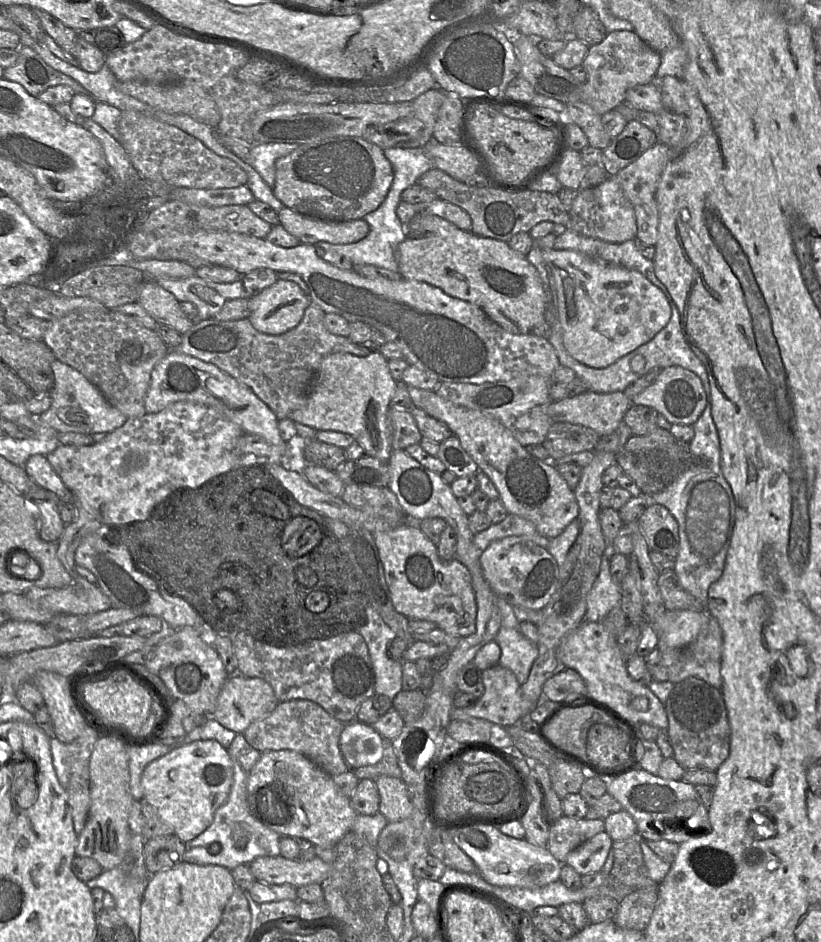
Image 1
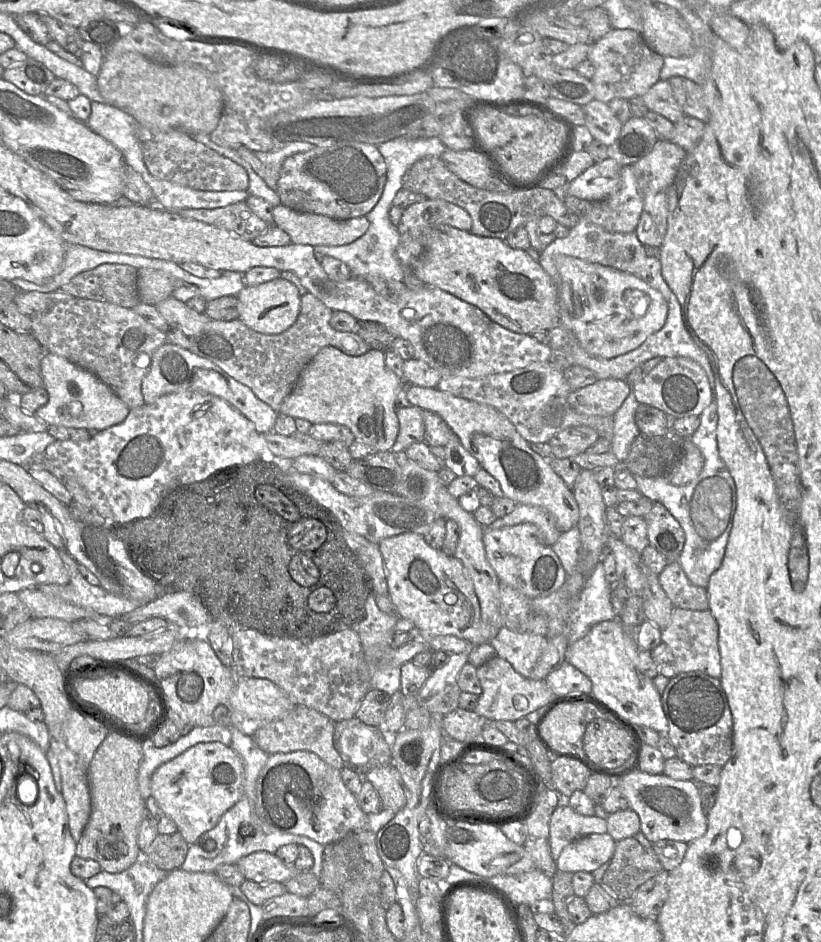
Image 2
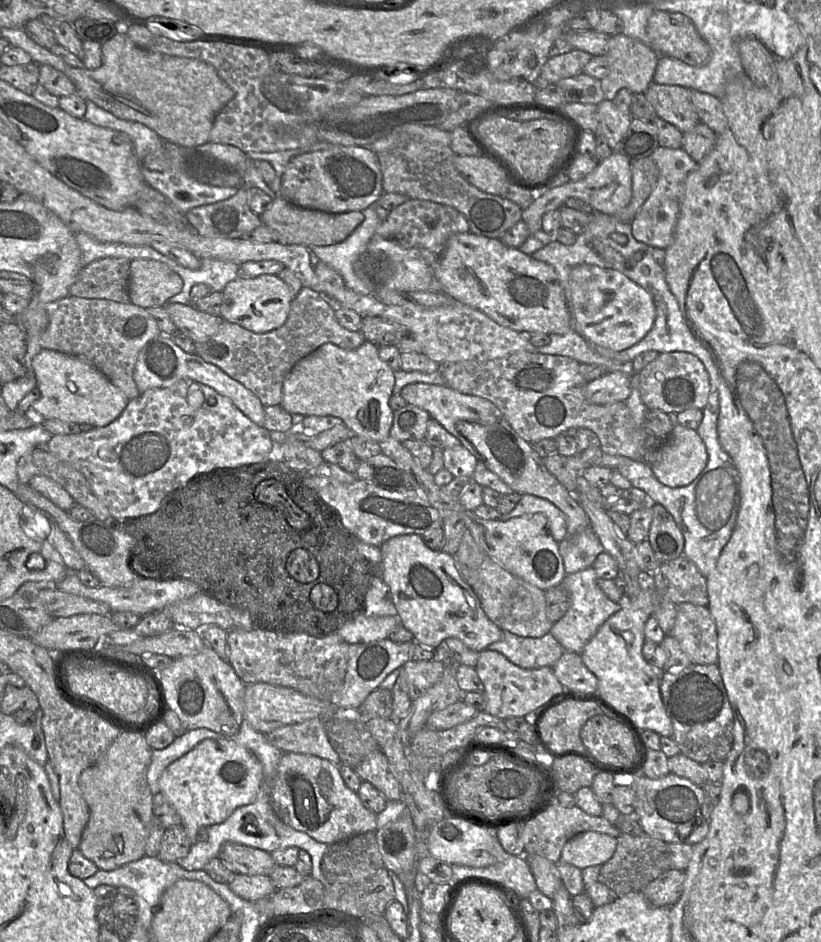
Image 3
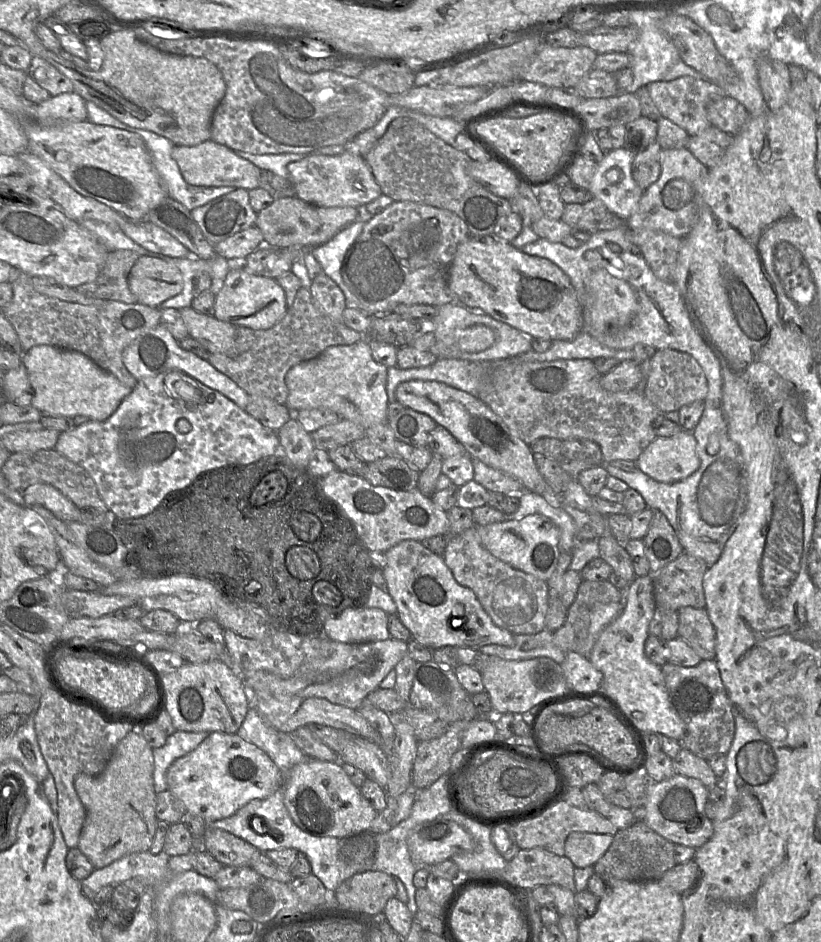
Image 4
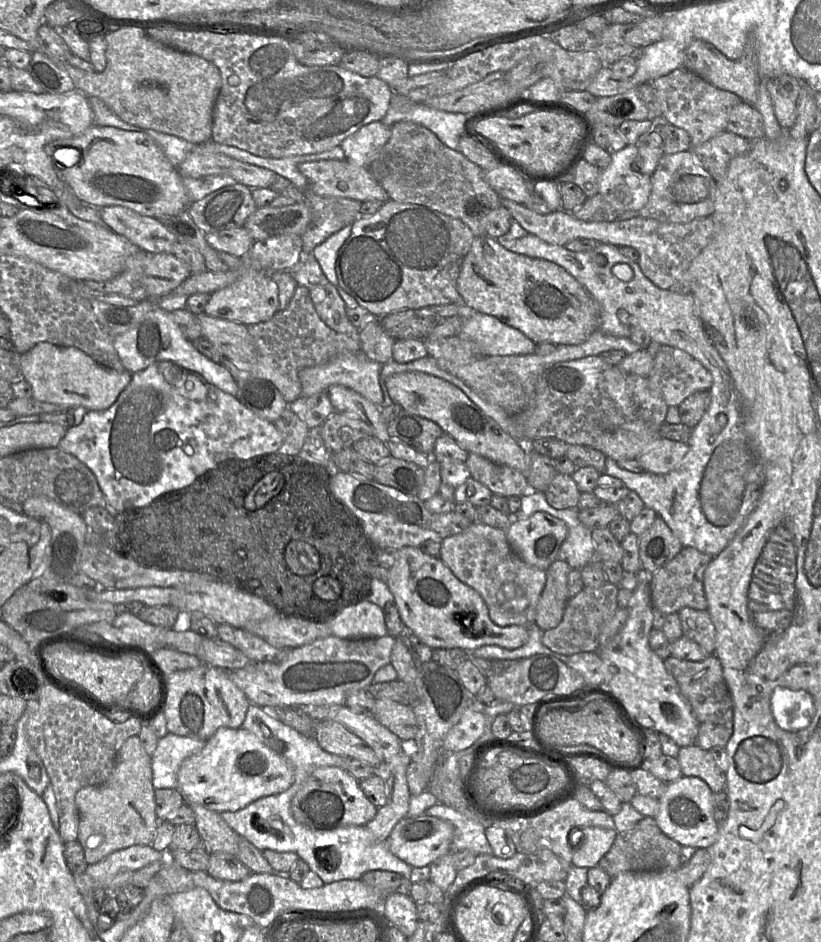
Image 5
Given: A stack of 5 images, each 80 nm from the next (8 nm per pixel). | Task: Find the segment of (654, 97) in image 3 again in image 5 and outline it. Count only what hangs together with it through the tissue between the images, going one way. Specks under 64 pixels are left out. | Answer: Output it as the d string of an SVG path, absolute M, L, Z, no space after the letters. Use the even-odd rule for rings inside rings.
M684 66L651 81L651 84L662 116L670 124L688 132L691 146L698 146L726 131L730 111L743 102L738 95L714 86Z

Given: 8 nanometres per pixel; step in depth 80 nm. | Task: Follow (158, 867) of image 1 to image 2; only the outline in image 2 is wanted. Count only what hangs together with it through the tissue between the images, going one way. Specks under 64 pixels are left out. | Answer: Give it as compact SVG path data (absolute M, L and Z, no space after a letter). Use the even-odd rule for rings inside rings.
M177 831L172 834L158 834L142 856L158 868L172 871L180 868L186 859L189 844Z

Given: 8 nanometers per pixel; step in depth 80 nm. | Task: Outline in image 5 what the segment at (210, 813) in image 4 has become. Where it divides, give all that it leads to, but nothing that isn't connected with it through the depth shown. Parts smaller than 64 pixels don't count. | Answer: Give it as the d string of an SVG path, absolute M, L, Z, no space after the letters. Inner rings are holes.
M220 727L200 752L182 762L177 780L177 789L185 803L197 803L221 814L241 810L257 799L284 792L294 782L294 769L249 730Z

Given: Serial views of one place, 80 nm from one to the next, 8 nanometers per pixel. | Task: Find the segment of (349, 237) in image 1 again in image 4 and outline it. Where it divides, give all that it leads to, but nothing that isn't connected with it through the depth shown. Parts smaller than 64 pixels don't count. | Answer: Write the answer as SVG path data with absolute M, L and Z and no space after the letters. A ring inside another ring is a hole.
M298 197L276 199L264 210L257 213L255 226L263 236L265 245L275 248L316 247L330 241L340 230L358 217L354 207L317 207Z

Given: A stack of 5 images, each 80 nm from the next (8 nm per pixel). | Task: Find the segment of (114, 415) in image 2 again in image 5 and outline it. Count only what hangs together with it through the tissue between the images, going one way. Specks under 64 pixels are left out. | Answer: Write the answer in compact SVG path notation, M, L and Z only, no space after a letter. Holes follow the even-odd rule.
M41 342L19 356L21 372L33 390L33 398L61 408L79 406L88 411L104 411L111 407L129 385L132 374L120 373L97 363L92 357L75 347L57 346Z

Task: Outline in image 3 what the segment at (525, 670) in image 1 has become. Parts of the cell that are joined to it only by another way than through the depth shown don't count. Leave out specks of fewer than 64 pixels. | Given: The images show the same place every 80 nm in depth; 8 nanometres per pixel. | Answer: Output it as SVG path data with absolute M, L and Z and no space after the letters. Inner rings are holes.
M503 631L502 639L490 644L487 650L501 653L523 669L554 667L564 652L550 631L538 638L521 637Z

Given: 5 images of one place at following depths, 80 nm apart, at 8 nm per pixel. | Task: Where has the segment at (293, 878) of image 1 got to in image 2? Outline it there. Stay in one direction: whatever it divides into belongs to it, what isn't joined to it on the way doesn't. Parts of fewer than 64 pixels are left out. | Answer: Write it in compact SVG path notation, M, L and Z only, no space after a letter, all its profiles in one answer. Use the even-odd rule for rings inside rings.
M267 851L253 852L243 858L241 858L236 866L245 876L246 879L263 882L263 881L275 881L285 883L287 880L297 876L301 871L294 864L286 864L275 854Z

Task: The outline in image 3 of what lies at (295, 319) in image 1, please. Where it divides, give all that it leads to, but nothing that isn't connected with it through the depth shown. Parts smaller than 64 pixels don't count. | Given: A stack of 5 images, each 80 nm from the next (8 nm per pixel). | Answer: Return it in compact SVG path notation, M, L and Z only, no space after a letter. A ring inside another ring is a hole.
M240 275L225 286L222 295L220 317L255 333L270 332L284 325L294 299L290 287L277 275L261 275L256 278Z

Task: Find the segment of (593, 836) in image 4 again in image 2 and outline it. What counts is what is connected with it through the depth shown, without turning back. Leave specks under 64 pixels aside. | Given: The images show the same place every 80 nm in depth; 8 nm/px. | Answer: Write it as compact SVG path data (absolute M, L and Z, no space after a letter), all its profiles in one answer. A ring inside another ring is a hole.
M593 833L568 844L556 861L557 869L563 872L593 872L611 860L616 841L609 833Z

